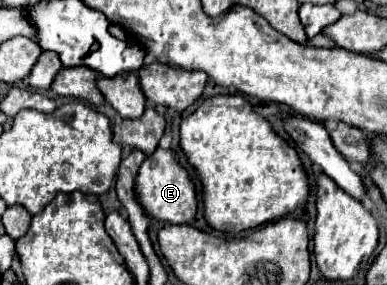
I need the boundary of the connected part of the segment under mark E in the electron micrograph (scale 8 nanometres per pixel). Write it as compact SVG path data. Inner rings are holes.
M160 147L150 157L144 159L136 175L136 199L140 201L146 215L164 223L188 223L194 219L198 209L196 191L186 169L174 159L172 149L160 149Z

